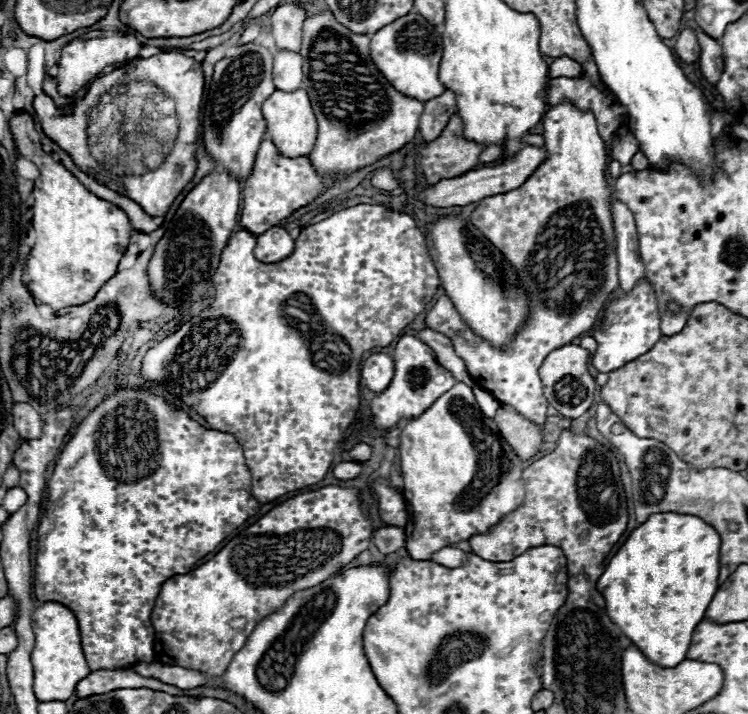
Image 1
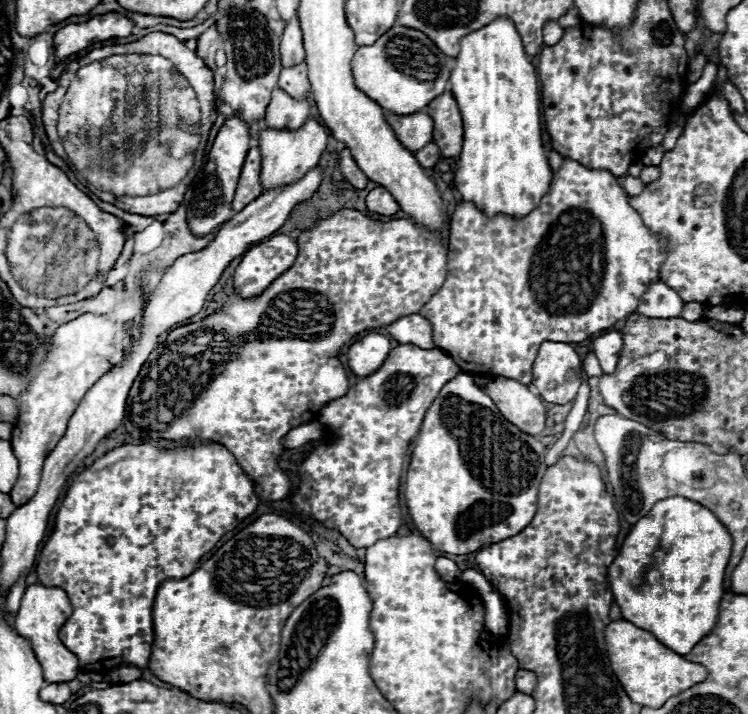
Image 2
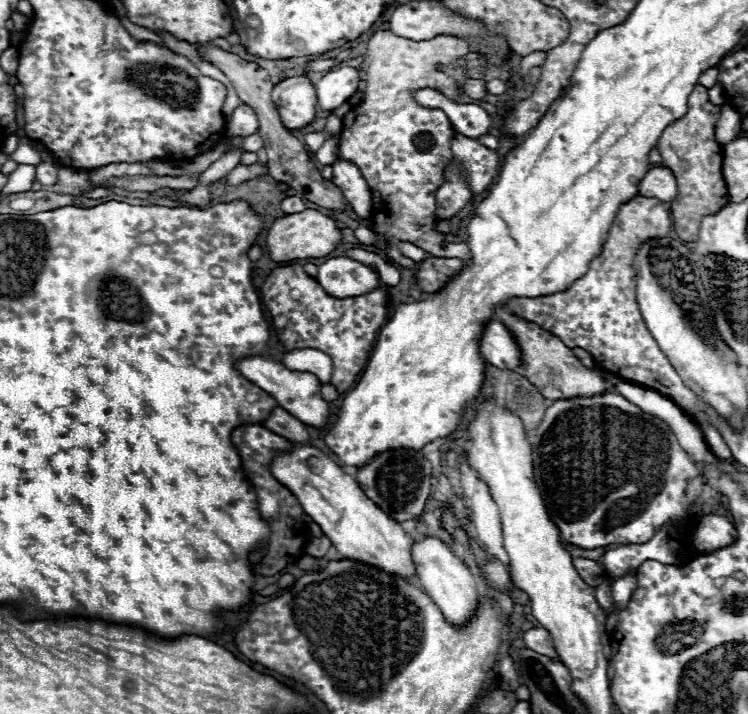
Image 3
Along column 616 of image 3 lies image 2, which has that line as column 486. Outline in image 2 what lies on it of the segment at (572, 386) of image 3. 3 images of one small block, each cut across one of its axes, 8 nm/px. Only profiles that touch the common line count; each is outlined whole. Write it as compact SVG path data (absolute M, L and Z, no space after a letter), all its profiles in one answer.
M492 378L486 394L500 408L502 416L516 424L522 432L530 436L538 436L544 430L546 408L540 396L536 396L528 386L508 380L508 378Z

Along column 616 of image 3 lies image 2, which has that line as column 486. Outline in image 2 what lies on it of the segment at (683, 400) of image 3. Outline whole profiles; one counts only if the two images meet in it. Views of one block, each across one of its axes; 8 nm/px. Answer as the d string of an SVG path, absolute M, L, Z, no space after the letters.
M564 158L560 170L554 172L550 190L544 194L540 204L522 218L512 218L506 214L488 216L484 210L480 210L474 202L460 202L450 218L450 244L448 244L448 276L442 284L442 288L424 304L420 310L422 316L426 316L434 330L434 340L440 350L444 350L454 362L472 376L504 376L512 378L520 384L530 386L532 384L532 364L536 360L538 348L542 342L582 342L594 332L612 328L618 320L622 320L626 314L632 314L640 302L640 296L646 292L646 286L652 280L658 280L658 270L664 264L664 240L652 234L640 220L638 212L628 204L628 194L620 186L618 178L612 176L608 170L594 170L584 164L578 164L576 160Z

